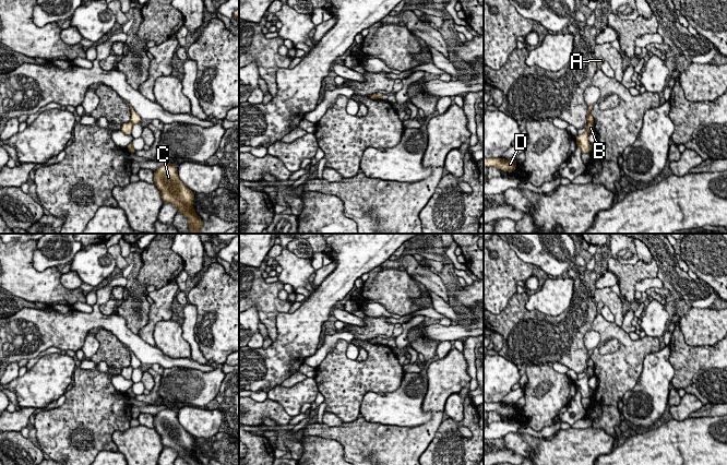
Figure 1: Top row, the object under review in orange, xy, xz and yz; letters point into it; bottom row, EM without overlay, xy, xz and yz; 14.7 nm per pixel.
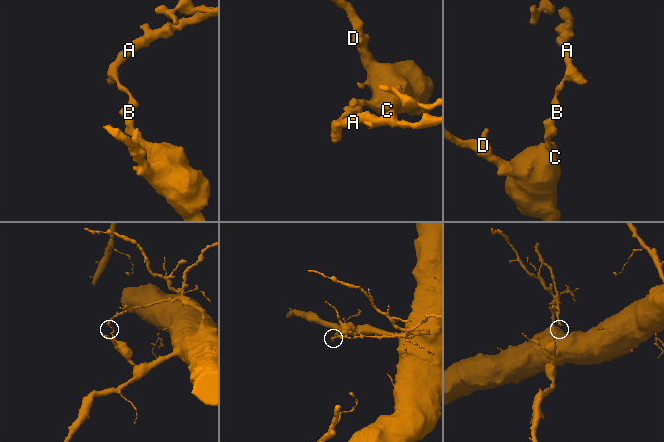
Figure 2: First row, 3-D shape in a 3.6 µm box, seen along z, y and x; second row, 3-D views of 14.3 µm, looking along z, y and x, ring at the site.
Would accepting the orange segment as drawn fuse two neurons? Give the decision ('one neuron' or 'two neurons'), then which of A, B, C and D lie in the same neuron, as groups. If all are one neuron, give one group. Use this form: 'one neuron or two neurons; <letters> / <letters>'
two neurons; A / B C D

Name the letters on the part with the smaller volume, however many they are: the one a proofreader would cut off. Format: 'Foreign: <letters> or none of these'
Foreign: A

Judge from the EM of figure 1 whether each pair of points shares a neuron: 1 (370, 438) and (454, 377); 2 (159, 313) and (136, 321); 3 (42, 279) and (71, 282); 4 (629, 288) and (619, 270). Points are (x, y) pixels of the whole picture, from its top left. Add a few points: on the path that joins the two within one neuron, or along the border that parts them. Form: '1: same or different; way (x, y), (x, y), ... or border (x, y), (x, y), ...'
1: same; way (397, 438), (418, 438), (436, 420), (437, 404)
2: different; border (151, 305), (149, 321), (138, 334)
3: different; border (60, 274), (60, 282), (66, 287), (79, 288)
4: same; way (627, 284), (627, 277), (623, 274)

